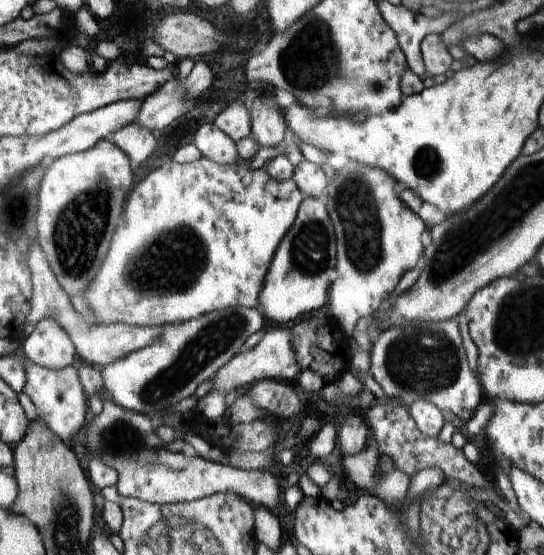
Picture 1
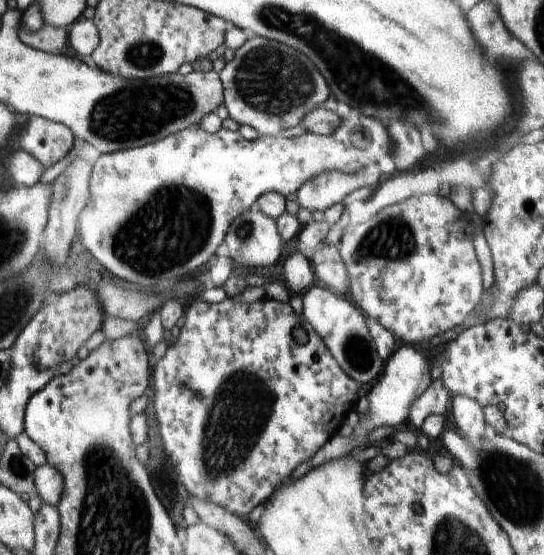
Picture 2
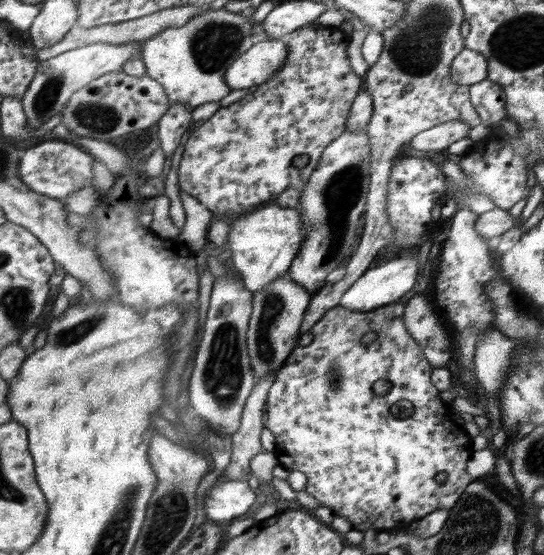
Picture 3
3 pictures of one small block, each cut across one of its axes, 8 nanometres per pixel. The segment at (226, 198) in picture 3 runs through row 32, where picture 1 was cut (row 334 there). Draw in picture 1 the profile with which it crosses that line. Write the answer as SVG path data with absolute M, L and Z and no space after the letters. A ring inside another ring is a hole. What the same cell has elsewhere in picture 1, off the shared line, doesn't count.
M323 309L311 317L298 320L289 327L289 334L291 335L292 352L294 353L297 365L301 368L301 372L310 370L310 372L314 372L327 385L336 382L342 374L350 371L353 356L350 352L350 337L341 329L341 326L330 312Z

